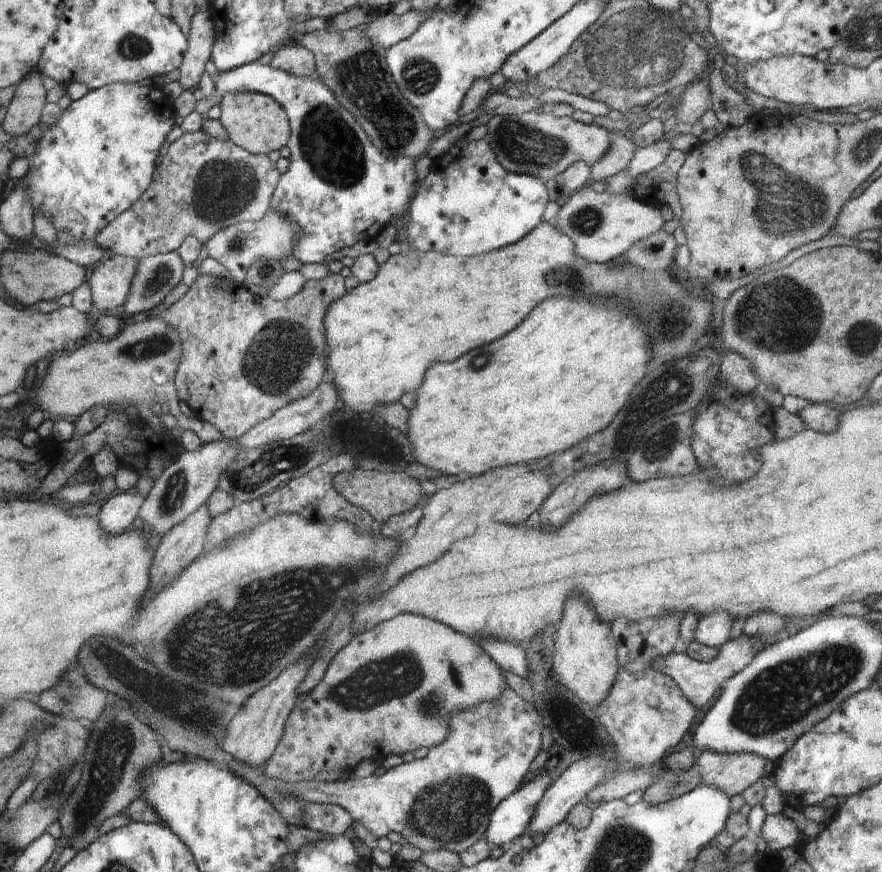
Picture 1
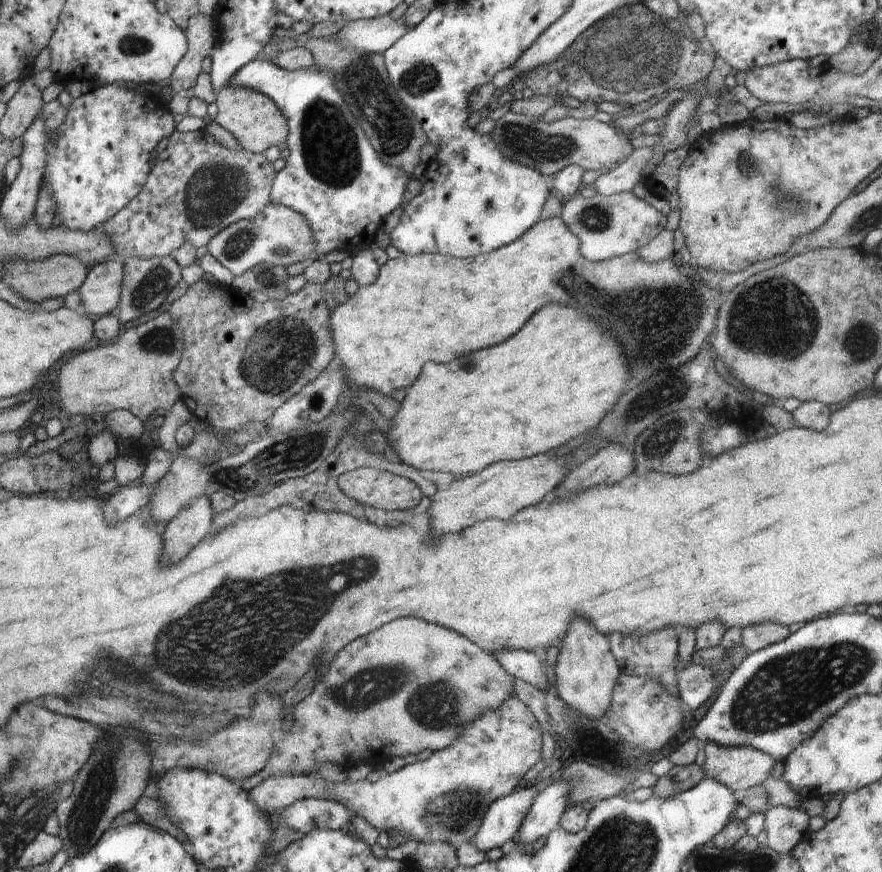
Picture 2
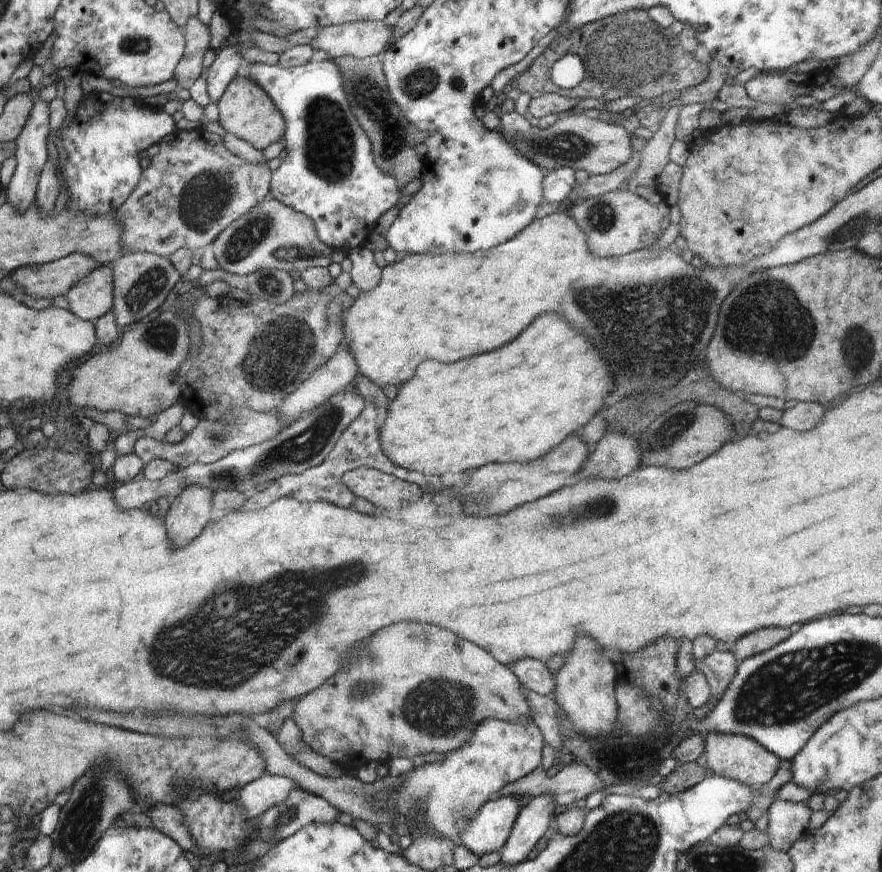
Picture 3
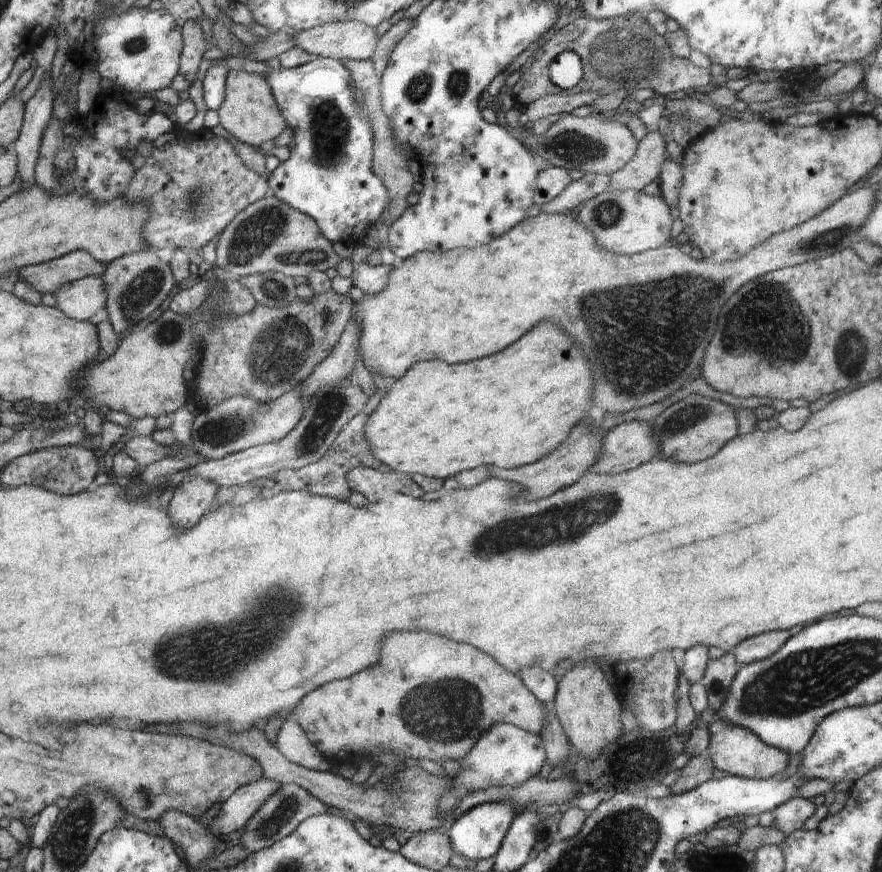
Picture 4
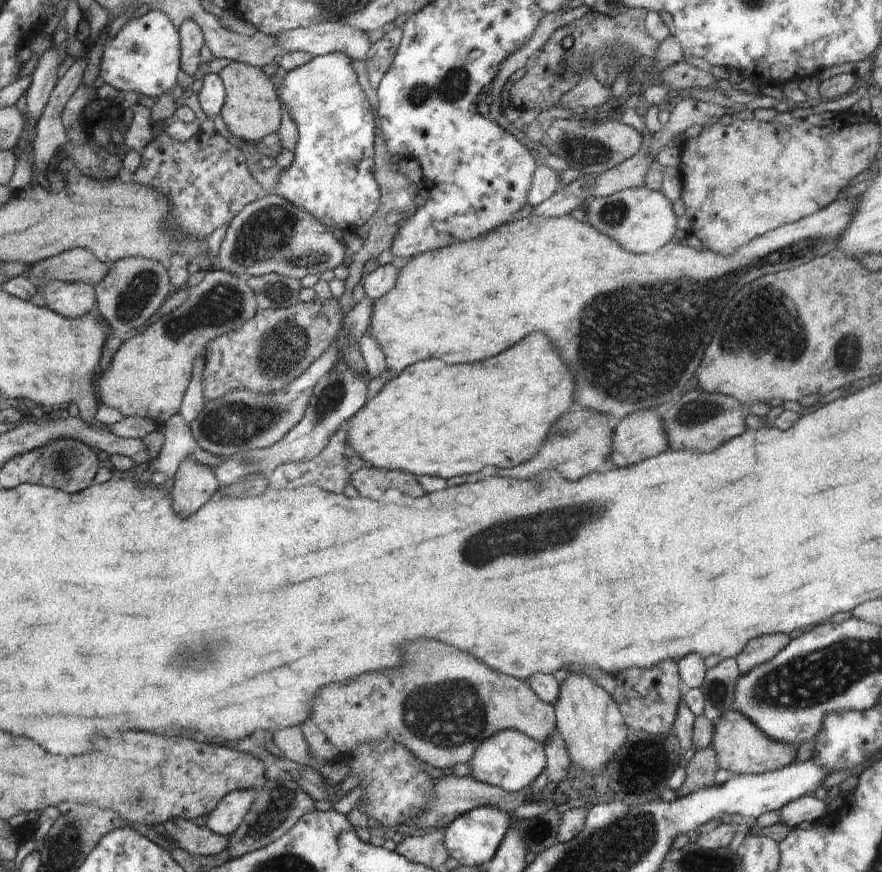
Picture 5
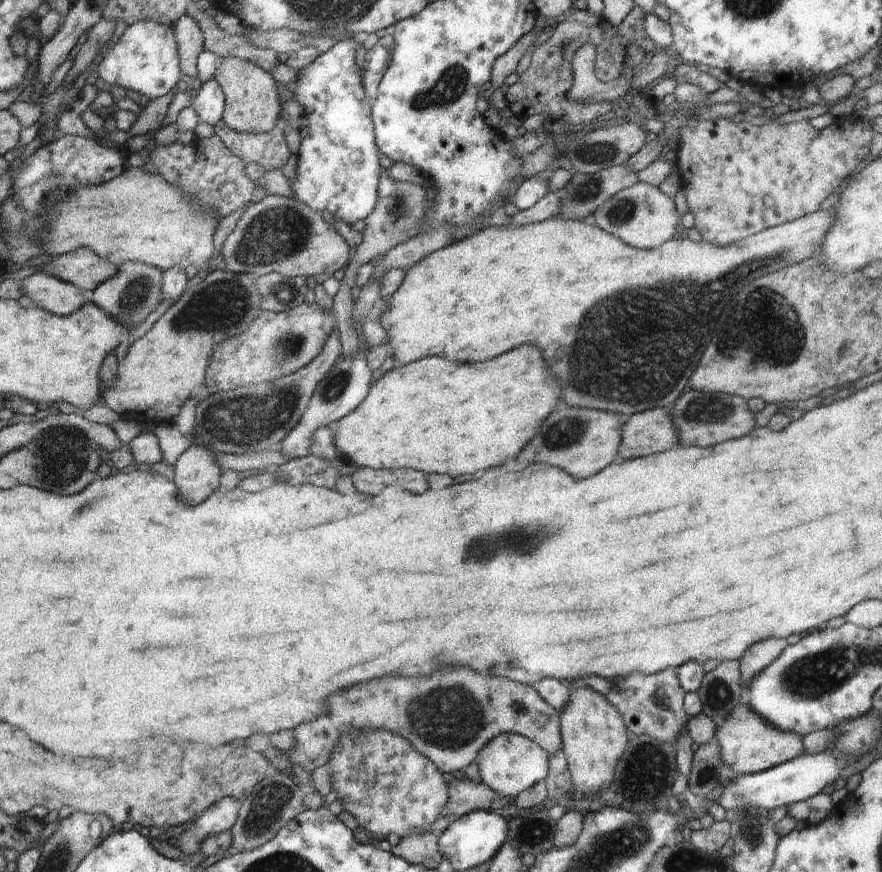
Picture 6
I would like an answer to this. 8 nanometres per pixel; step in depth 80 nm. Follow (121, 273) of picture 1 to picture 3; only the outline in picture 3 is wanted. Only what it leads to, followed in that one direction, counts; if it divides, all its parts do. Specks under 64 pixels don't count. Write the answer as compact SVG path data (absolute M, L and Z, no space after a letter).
M102 264L80 283L71 288L70 311L80 318L94 322L113 310L113 272L110 264Z

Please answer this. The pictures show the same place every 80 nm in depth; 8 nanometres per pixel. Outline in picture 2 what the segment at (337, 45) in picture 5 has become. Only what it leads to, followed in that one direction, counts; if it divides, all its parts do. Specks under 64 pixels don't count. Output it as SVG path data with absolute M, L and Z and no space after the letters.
M390 15L379 16L373 19L358 19L350 21L334 38L342 45L352 45L364 52L383 53L388 50L409 29L404 17L394 19Z

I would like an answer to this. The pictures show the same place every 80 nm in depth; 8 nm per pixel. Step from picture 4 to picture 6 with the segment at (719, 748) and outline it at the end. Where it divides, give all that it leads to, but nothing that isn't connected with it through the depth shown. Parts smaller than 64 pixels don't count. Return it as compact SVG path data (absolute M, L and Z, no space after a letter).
M739 702L734 707L734 710L725 718L724 723L717 727L714 739L720 745L721 759L724 761L724 764L730 765L730 768L733 768L736 776L759 773L804 754L801 736L773 727L764 717L758 716L751 709L751 706L747 705L747 702Z

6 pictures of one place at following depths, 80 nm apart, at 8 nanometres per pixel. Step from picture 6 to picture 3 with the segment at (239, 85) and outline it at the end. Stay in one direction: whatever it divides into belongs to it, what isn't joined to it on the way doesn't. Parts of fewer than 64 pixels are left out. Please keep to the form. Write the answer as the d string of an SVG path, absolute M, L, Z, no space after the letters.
M239 73L229 87L226 88L225 94L216 102L219 112L218 122L227 133L240 137L262 151L272 144L282 140L284 134L285 117L280 114L277 105L273 99L260 85L253 80Z

